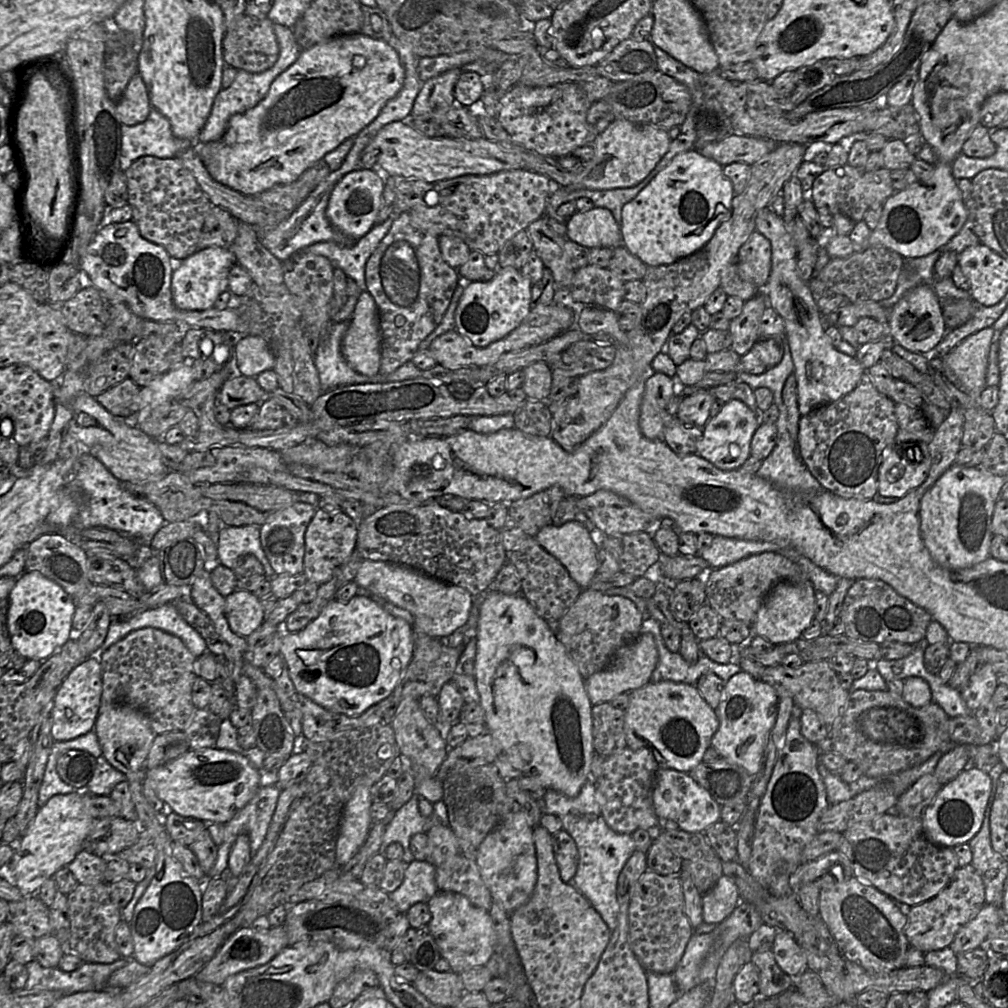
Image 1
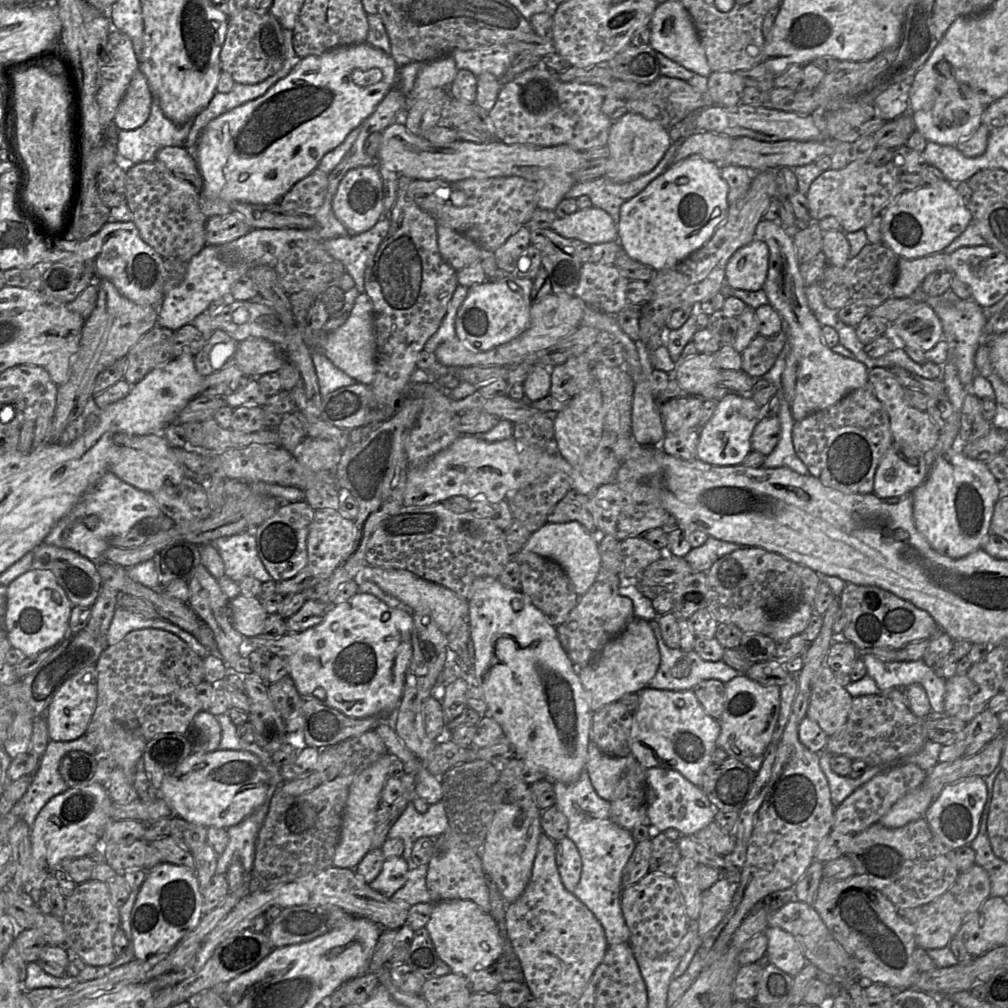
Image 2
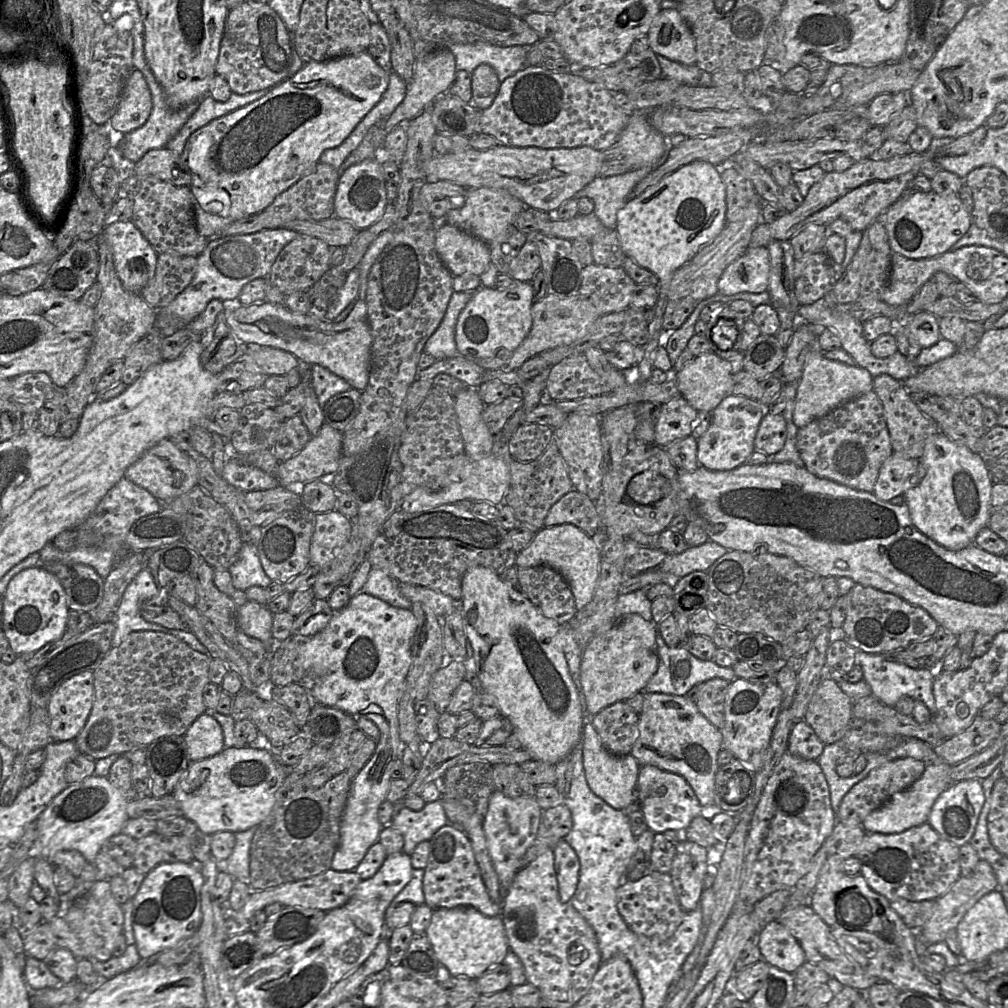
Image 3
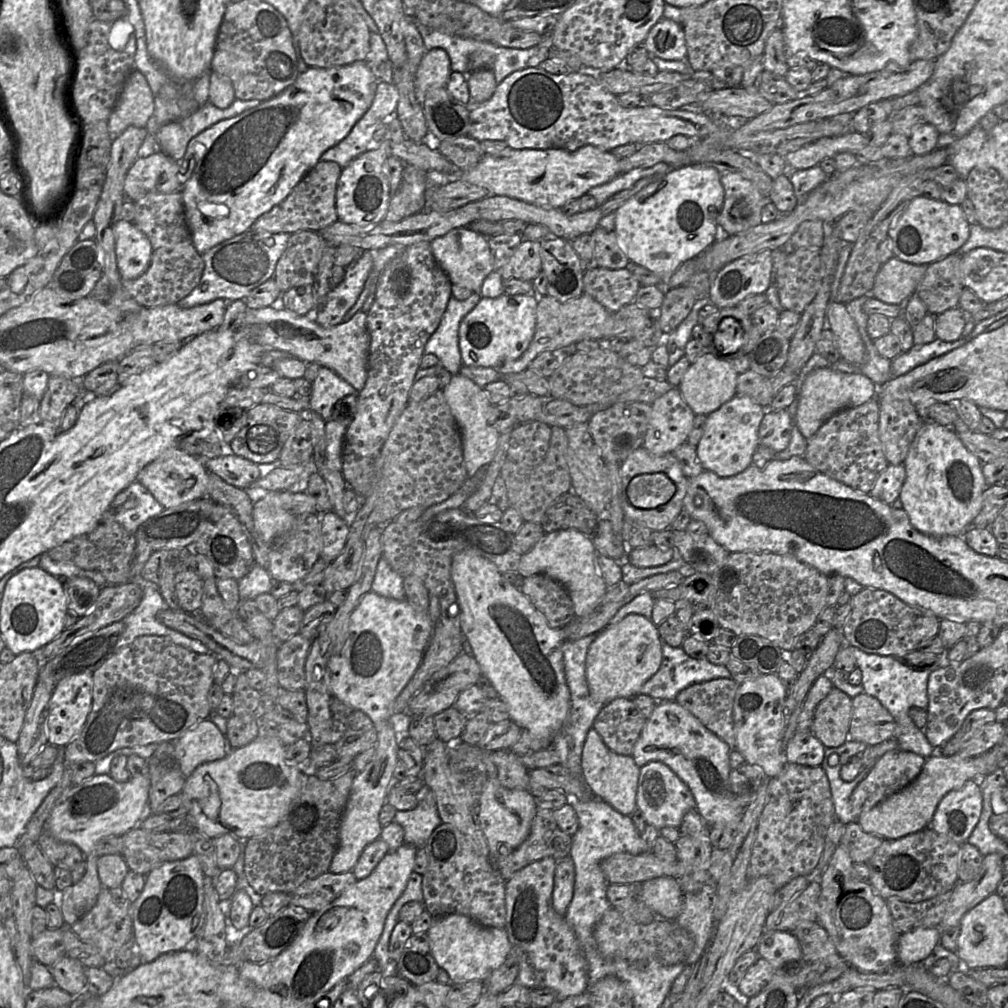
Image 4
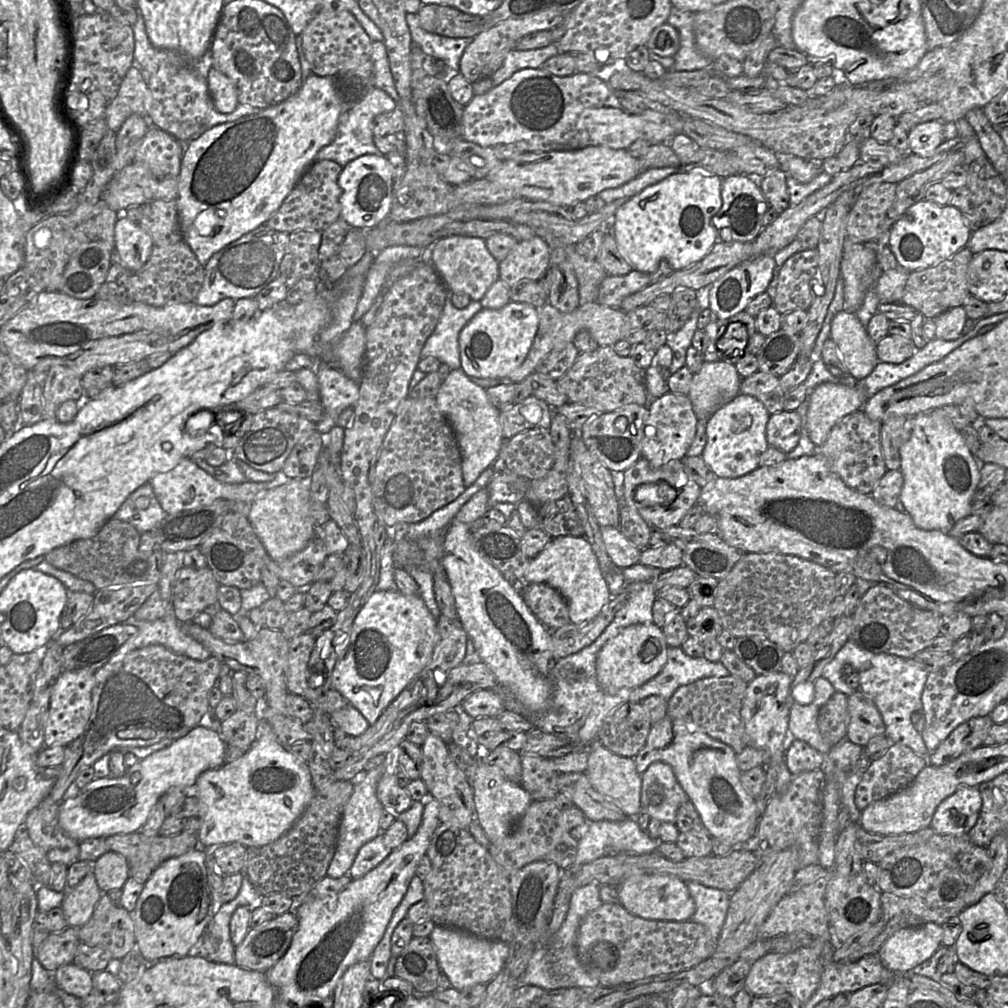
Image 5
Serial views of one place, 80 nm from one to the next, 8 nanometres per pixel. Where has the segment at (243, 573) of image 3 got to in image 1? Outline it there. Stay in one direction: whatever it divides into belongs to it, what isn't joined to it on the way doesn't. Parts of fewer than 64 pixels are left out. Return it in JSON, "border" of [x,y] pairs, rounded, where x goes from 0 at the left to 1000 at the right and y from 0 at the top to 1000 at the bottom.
{"border":[[[220,521],[215,533],[215,550],[217,558],[229,565],[233,564],[238,553],[250,550],[260,560],[264,574],[274,570],[260,545],[258,523],[254,521]]]}

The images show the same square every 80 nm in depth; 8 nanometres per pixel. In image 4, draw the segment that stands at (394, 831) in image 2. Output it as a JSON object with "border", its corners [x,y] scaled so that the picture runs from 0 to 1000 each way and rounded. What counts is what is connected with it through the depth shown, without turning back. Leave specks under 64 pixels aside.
{"border":[[[417,794],[410,804],[394,805],[391,815],[401,821],[401,835],[413,841],[422,840],[429,825],[439,815],[434,800]]]}

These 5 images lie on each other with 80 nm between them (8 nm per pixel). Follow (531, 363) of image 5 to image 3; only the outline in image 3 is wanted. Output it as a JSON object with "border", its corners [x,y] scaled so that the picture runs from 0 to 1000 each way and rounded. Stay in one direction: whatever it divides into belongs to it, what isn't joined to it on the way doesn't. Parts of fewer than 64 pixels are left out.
{"border":[[[544,292],[528,303],[528,325],[520,338],[511,347],[497,346],[490,354],[469,357],[482,366],[500,368],[514,367],[518,361],[543,347],[566,341],[579,334],[589,319],[595,314],[591,305],[581,296],[556,296]]]}

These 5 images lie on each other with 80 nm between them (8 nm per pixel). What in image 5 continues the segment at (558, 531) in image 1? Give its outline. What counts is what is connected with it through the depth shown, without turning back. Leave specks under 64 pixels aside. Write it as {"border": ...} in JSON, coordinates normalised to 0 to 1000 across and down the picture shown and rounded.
{"border":[[[555,532],[529,555],[520,570],[522,579],[541,578],[552,584],[563,596],[565,618],[578,619],[591,612],[609,592],[605,590],[600,569],[588,545],[579,532]]]}

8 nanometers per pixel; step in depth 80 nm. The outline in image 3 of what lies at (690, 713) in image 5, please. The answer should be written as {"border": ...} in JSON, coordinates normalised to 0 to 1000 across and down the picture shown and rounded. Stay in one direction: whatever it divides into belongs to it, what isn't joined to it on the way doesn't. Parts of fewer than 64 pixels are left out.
{"border":[[[707,673],[693,678],[680,689],[684,692],[710,722],[716,725],[720,688],[724,677],[715,673]]]}

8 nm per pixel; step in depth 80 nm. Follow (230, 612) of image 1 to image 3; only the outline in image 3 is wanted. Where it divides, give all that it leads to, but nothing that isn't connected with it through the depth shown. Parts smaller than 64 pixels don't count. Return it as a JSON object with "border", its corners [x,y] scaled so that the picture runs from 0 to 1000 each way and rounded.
{"border":[[[246,595],[242,600],[236,602],[236,624],[258,635],[264,641],[264,648],[269,647],[273,638],[270,630],[270,613],[271,609],[265,601],[253,596]]]}

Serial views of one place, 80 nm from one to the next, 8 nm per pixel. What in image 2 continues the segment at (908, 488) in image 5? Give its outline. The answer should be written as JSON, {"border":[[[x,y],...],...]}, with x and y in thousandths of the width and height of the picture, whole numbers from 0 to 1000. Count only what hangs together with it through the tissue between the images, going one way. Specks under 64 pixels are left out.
{"border":[[[951,444],[936,448],[927,457],[920,475],[905,488],[909,525],[928,547],[944,555],[955,554],[973,545],[983,529],[982,520],[991,495],[990,478],[977,458],[959,454]]]}

